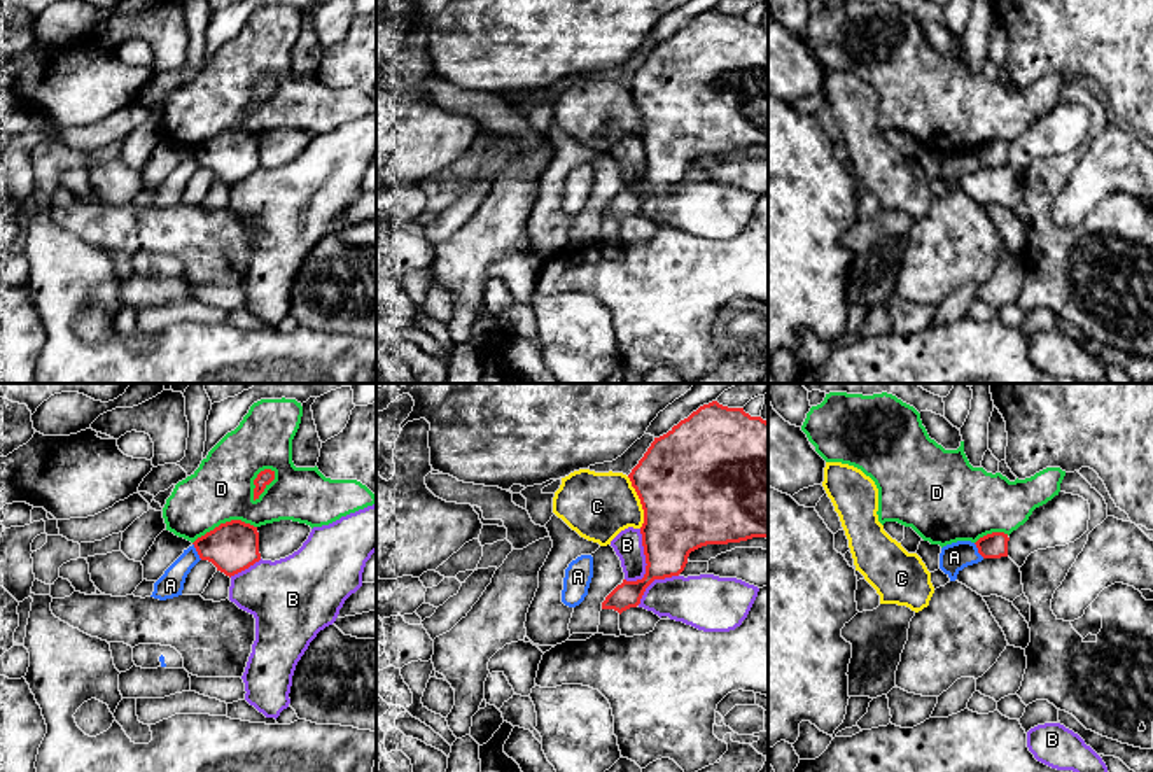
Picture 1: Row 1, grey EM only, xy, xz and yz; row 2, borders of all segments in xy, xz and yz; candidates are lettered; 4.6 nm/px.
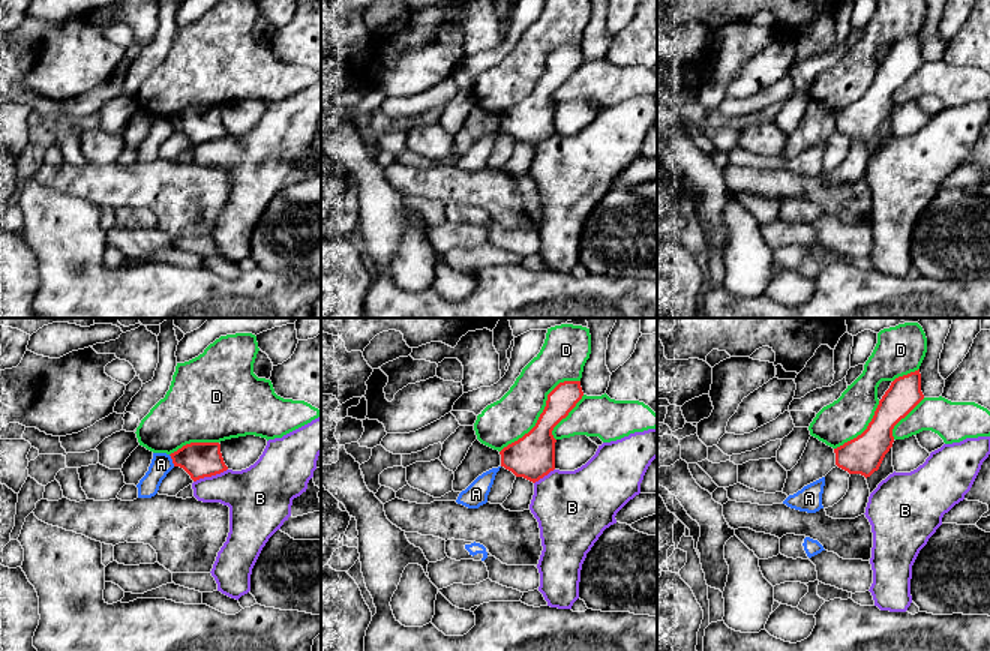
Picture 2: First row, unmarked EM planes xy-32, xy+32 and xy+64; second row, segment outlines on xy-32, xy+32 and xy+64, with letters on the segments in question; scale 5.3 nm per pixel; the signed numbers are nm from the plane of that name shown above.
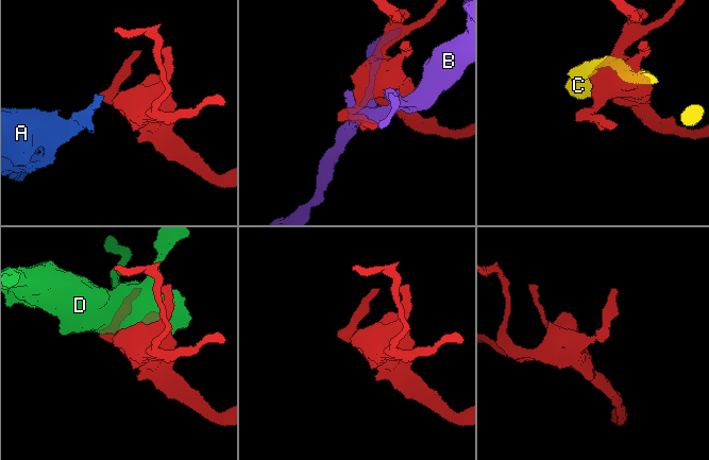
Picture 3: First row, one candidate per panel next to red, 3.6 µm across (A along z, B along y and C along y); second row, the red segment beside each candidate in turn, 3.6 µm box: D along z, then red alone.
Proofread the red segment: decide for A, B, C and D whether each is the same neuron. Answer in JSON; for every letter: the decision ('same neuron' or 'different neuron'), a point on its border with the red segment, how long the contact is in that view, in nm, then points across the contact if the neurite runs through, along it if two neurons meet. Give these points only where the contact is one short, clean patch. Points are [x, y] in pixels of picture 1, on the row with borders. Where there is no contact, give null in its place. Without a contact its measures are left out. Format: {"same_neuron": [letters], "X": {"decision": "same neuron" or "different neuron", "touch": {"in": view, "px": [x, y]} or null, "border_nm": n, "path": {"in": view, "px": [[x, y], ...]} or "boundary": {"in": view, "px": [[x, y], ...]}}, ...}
{"same_neuron": [], "A": {"decision": "different neuron", "touch": {"in": "xy", "px": [196, 550]}, "border_nm": 90, "boundary": {"in": "xy", "px": [[193, 543], [202, 559]]}}, "B": {"decision": "different neuron", "touch": {"in": "xz", "px": [646, 561]}, "border_nm": 260}, "C": {"decision": "different neuron", "touch": {"in": "xz", "px": [641, 503]}, "border_nm": 240}, "D": {"decision": "different neuron", "touch": {"in": "xy", "px": [268, 484]}, "border_nm": 180}}

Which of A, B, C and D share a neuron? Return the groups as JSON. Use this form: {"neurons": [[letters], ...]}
{"neurons": [["A"], ["B"], ["C"], ["D"]]}

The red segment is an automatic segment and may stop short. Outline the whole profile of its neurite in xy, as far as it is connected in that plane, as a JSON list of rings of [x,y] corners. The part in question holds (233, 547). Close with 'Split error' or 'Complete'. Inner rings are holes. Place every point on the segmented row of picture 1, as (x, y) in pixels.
[[[241,520],[220,523],[192,544],[201,560],[212,562],[229,578],[261,560],[257,527]]]. Complete

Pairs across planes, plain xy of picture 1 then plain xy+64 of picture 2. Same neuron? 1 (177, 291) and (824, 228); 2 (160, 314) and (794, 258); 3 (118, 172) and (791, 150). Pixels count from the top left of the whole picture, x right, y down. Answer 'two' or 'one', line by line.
1: two
2: one
3: two

